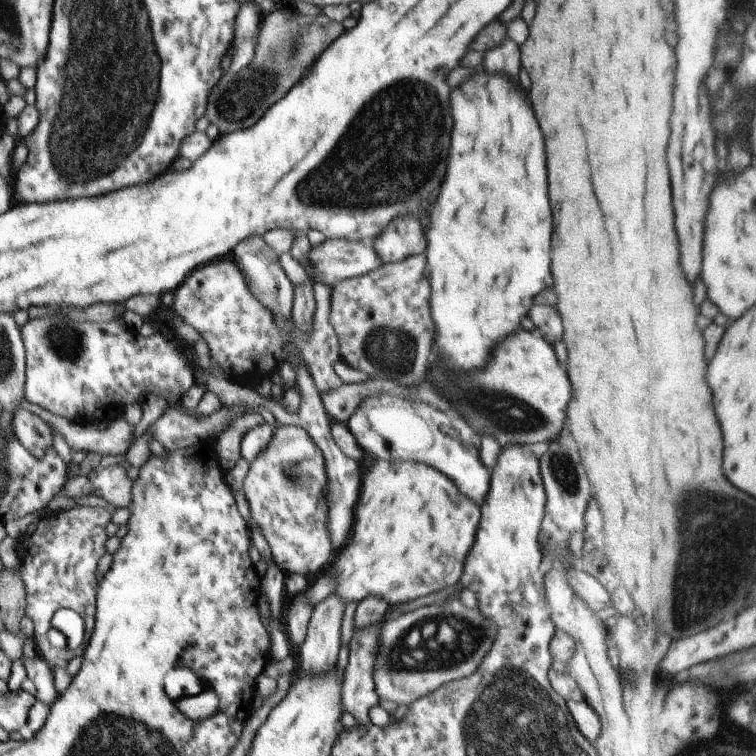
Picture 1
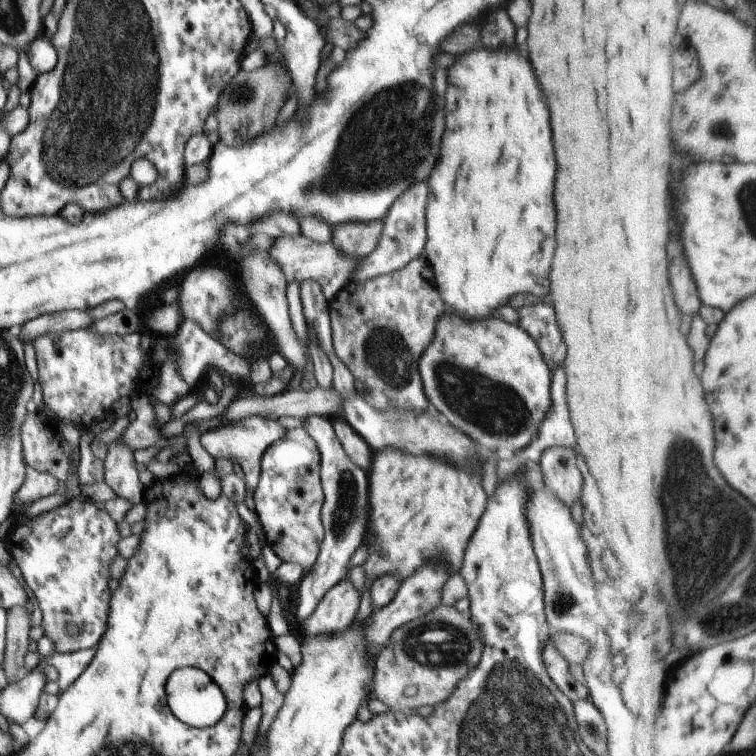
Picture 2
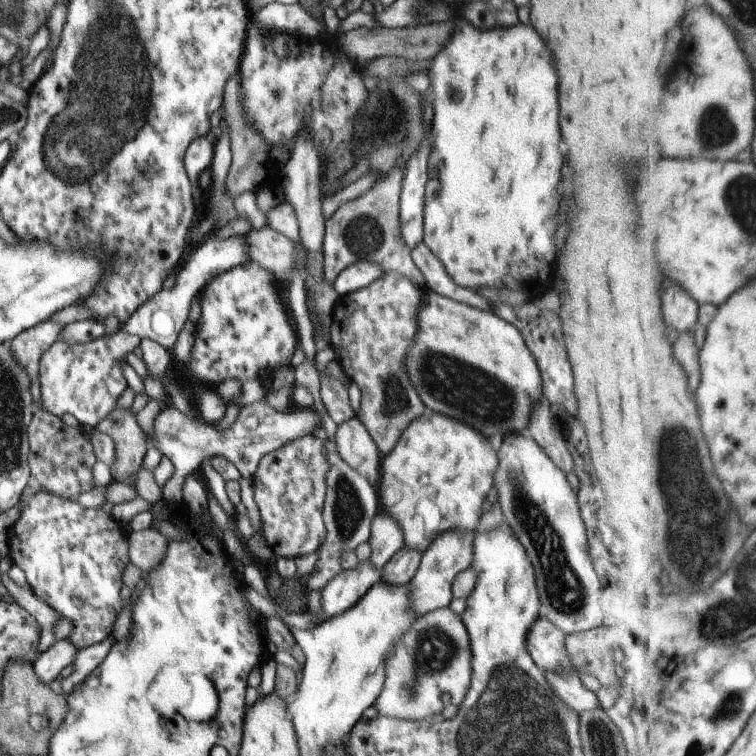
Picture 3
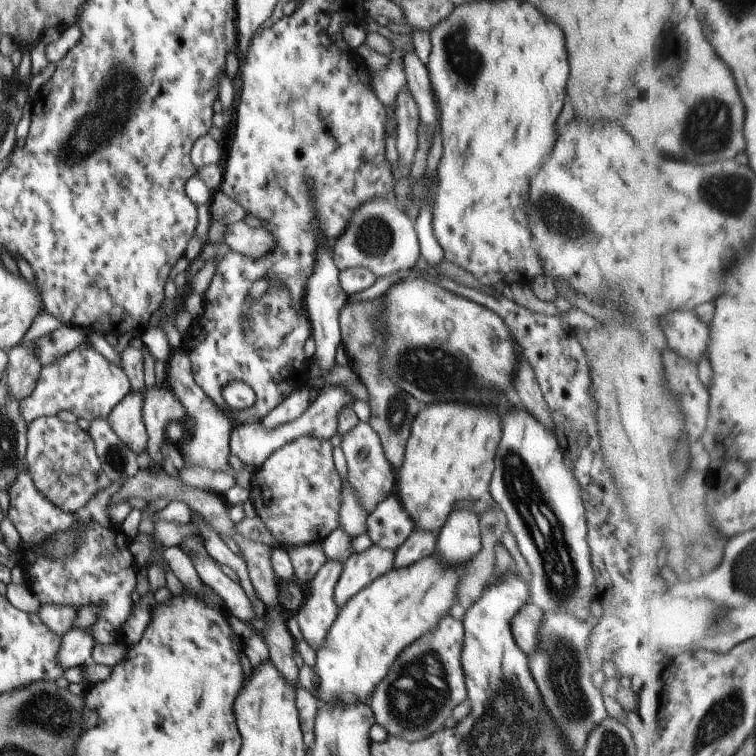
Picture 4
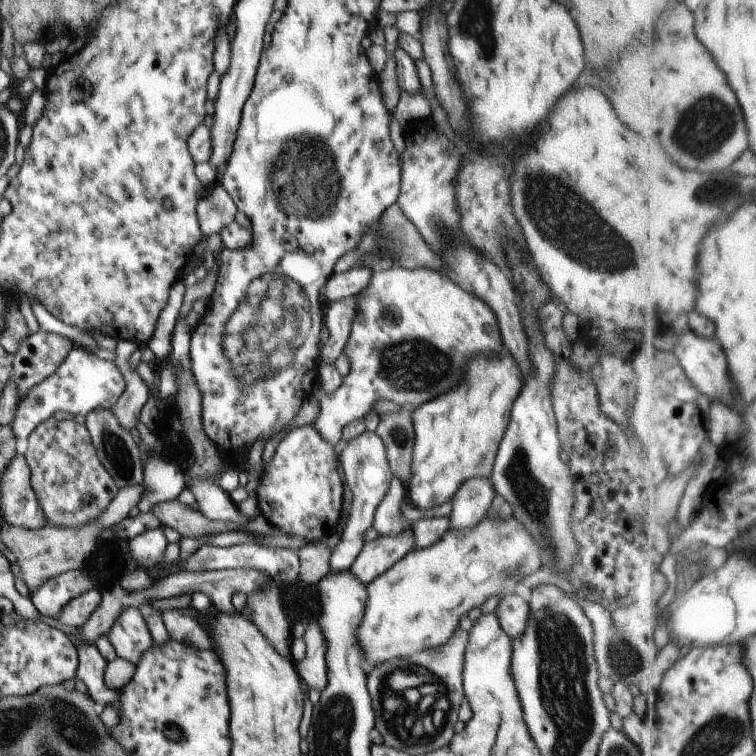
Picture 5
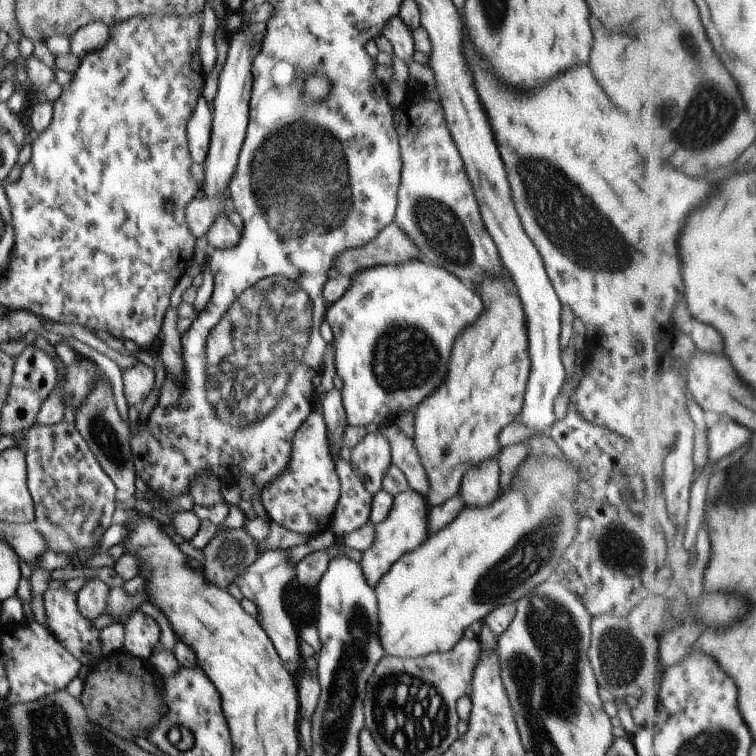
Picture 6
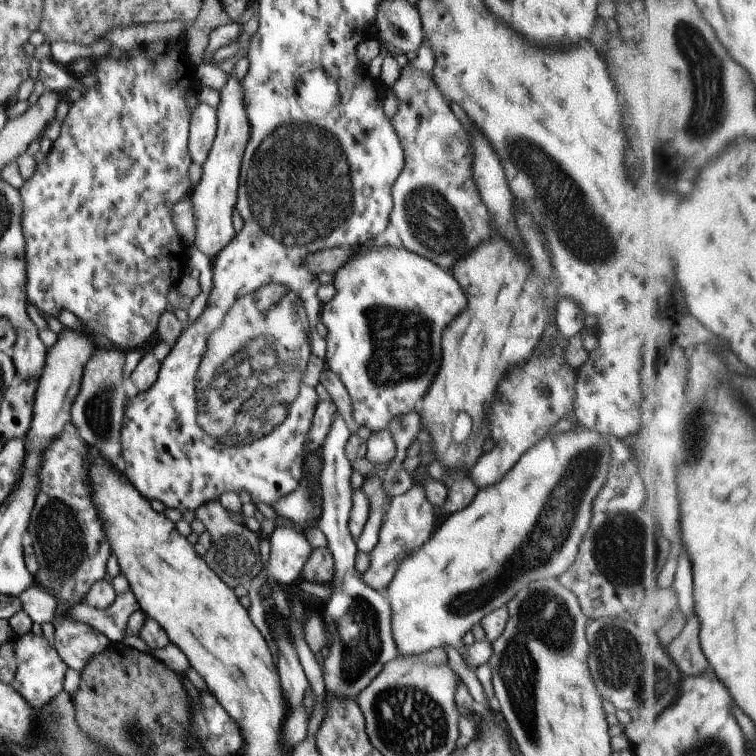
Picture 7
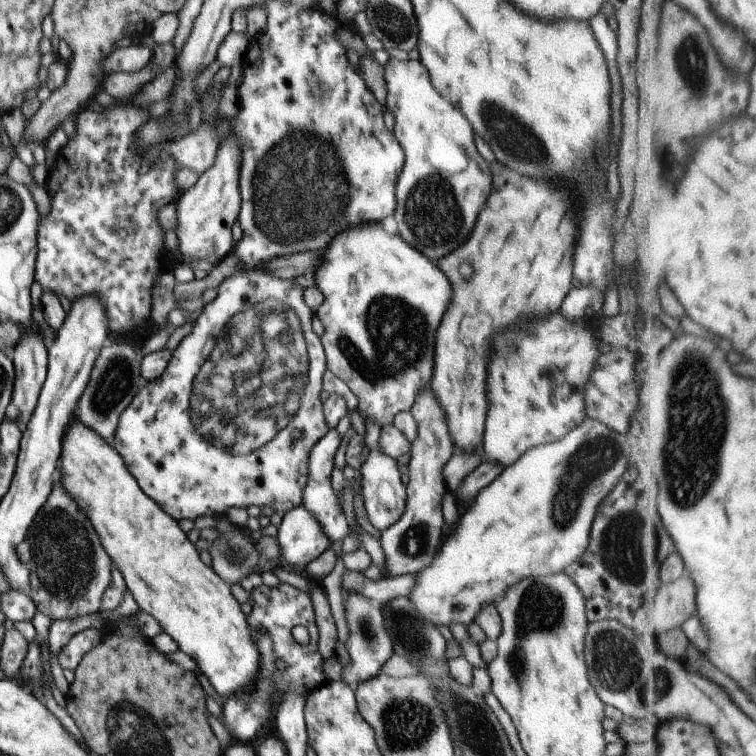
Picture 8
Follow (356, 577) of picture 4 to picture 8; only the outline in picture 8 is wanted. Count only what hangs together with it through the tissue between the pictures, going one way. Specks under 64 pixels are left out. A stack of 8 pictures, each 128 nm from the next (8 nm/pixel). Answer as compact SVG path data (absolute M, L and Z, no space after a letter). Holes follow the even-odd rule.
M423 389L417 392L409 411L416 422L416 435L410 442L407 482L405 482L406 503L401 516L389 528L380 532L378 540L389 570L389 577L405 573L416 574L429 566L433 554L439 550L444 520L441 503L446 492L442 468L455 452L454 444L449 438L445 413L437 406L437 399L431 390Z

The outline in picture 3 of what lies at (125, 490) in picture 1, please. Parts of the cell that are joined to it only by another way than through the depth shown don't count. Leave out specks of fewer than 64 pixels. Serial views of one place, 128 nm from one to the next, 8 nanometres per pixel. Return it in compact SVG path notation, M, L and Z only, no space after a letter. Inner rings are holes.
M111 410L95 426L97 432L107 434L114 446L114 460L108 469L115 483L129 484L135 488L135 477L148 449L145 434L135 422L130 410Z

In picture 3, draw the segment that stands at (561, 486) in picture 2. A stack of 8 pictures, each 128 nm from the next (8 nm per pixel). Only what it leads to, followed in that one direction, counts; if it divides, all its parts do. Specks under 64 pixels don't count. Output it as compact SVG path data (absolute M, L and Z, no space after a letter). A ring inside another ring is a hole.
M543 399L533 404L533 410L529 412L529 422L527 422L526 434L539 446L541 452L553 462L553 466L557 466L557 470L561 470L561 474L566 474L574 471L573 458L568 452L568 443L563 440L559 434L556 425L551 422L551 416L549 416L548 403Z

